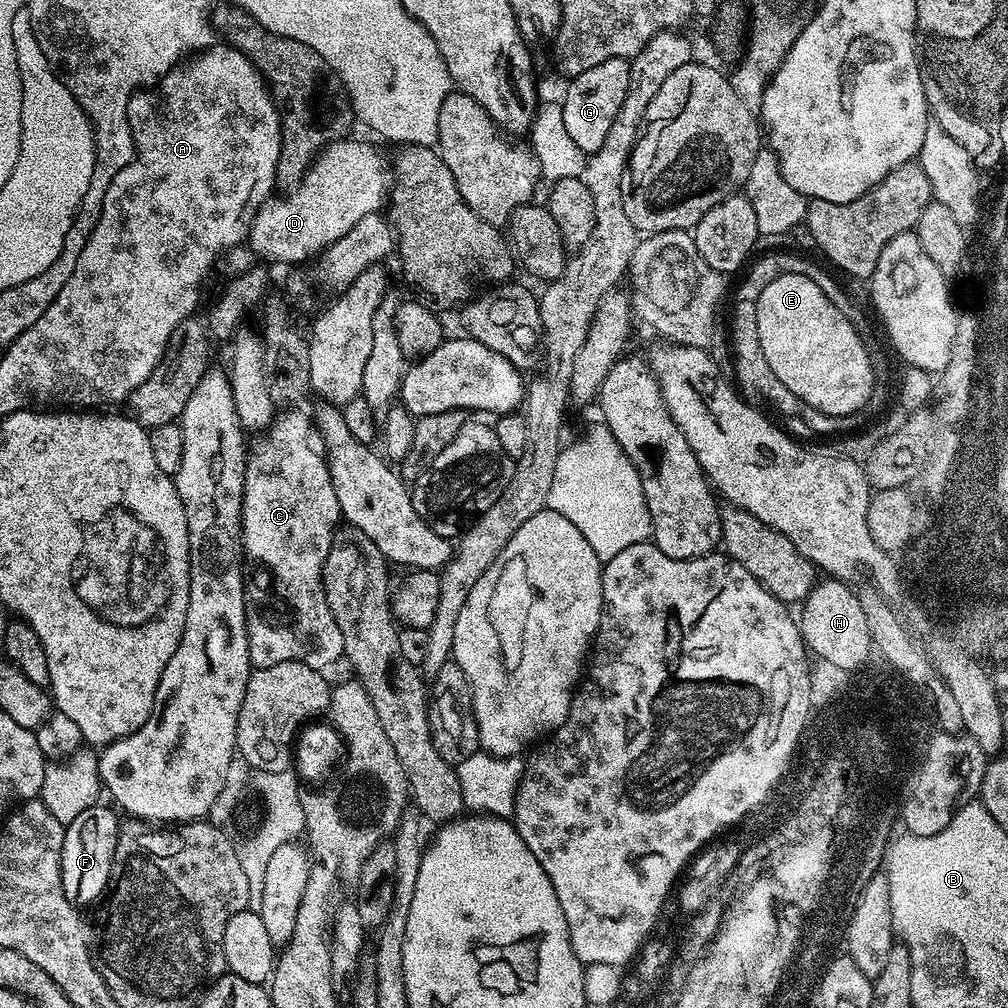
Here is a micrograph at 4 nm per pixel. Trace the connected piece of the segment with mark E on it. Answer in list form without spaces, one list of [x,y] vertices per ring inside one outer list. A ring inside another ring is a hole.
[[[782,274],[774,278],[774,282],[770,282],[770,286],[766,286],[766,290],[762,290],[755,301],[762,351],[786,390],[802,398],[802,402],[835,416],[854,414],[873,399],[872,387],[876,384],[878,373],[873,367],[871,354],[855,326],[826,298],[817,283],[802,274]]]

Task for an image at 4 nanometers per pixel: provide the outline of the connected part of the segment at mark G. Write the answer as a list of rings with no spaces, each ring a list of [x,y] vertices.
[[[623,56],[606,58],[606,62],[598,62],[598,66],[590,66],[590,70],[567,81],[568,89],[565,90],[564,101],[559,107],[562,110],[562,122],[566,122],[566,130],[570,138],[574,138],[574,146],[578,146],[578,150],[591,154],[606,142],[606,134],[622,110],[622,102],[626,102],[631,69],[631,63]]]

